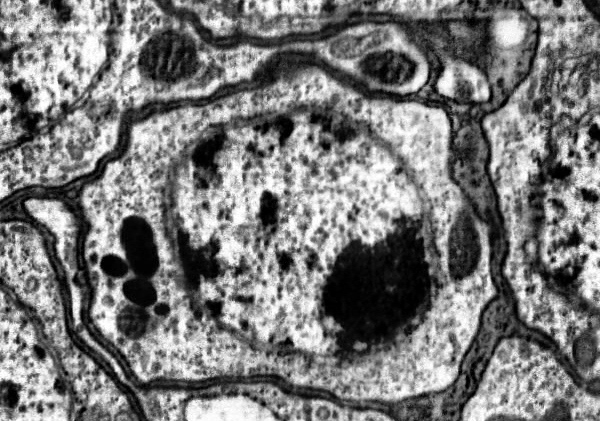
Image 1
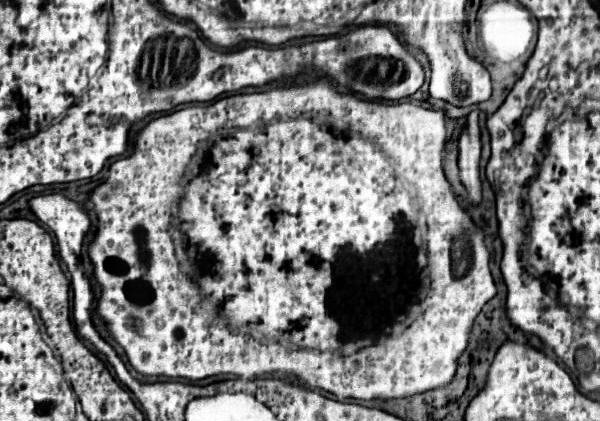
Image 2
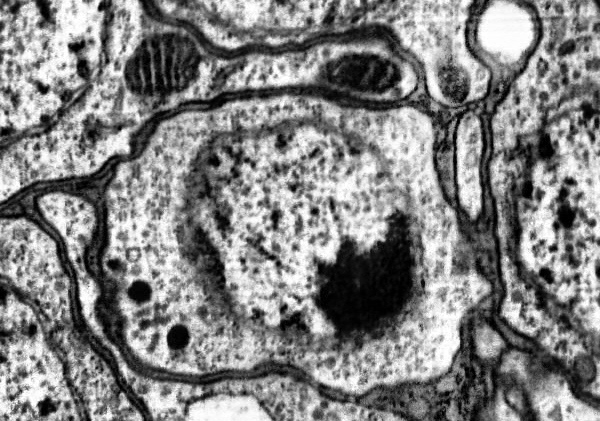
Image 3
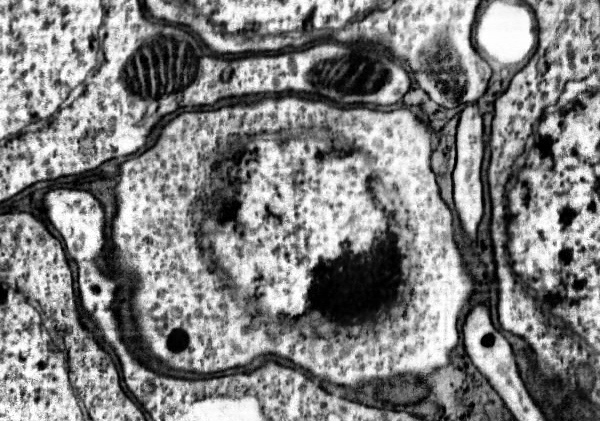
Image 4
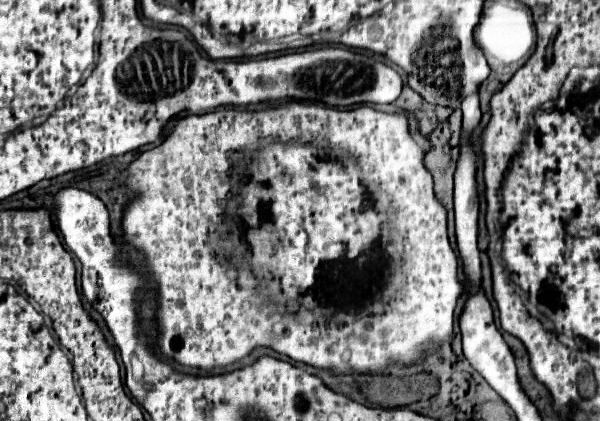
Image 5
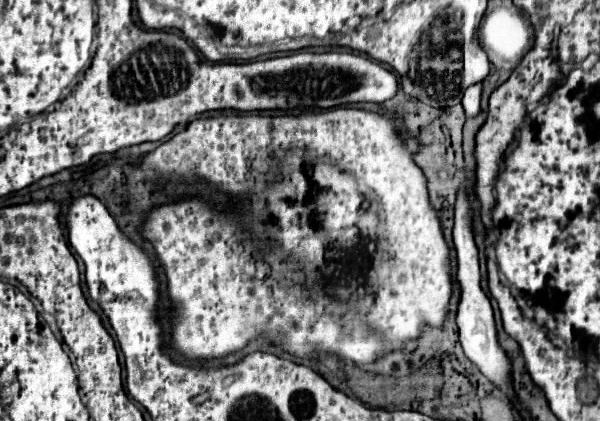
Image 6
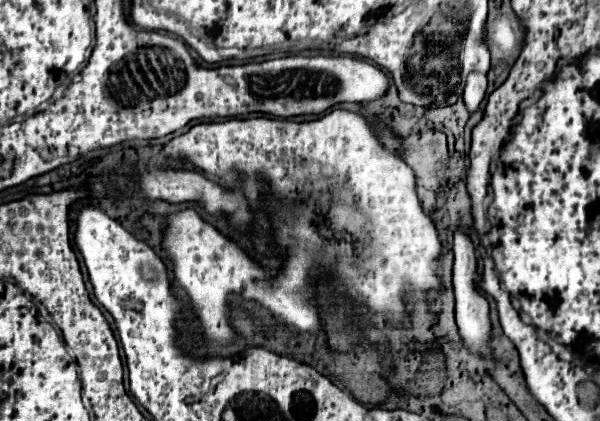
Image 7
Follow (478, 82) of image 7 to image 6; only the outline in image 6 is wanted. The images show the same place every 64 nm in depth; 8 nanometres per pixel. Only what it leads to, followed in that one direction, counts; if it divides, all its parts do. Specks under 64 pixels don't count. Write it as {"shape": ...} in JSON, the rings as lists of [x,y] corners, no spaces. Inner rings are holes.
{"shape":[[[482,82],[472,84],[472,88],[468,88],[464,92],[462,106],[464,106],[464,112],[466,112],[468,118],[472,118],[472,116],[476,116],[480,112],[480,96],[482,96]]]}

